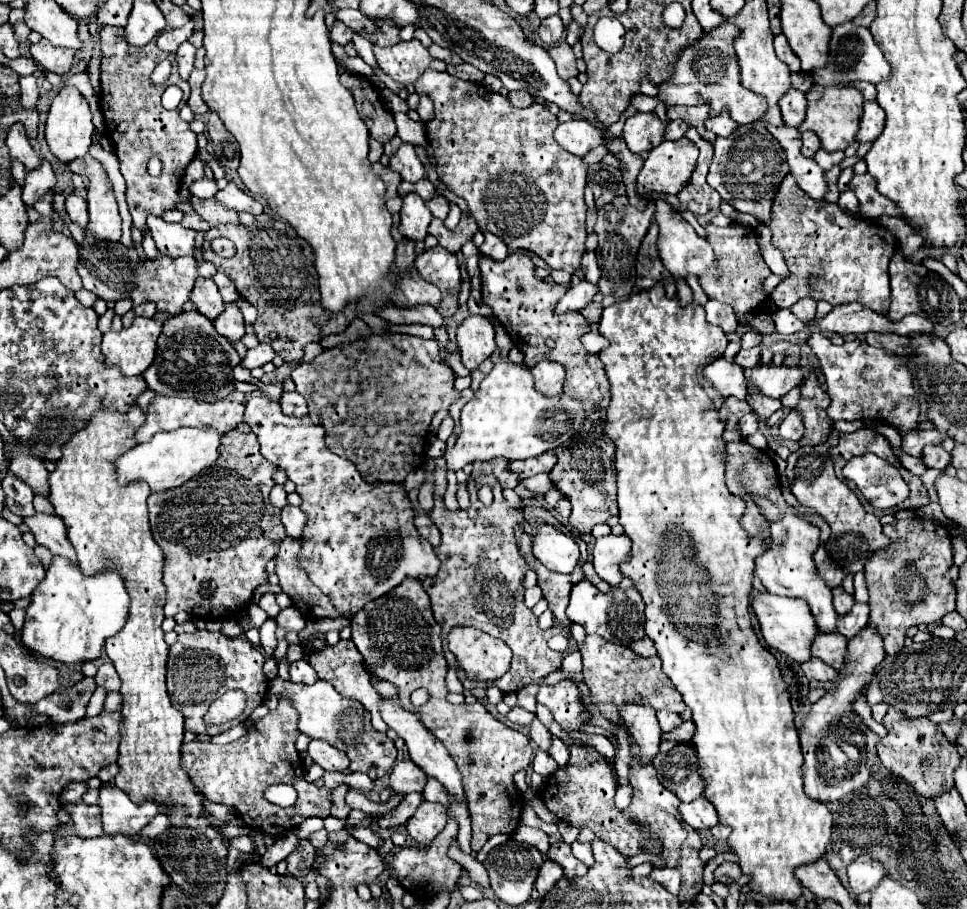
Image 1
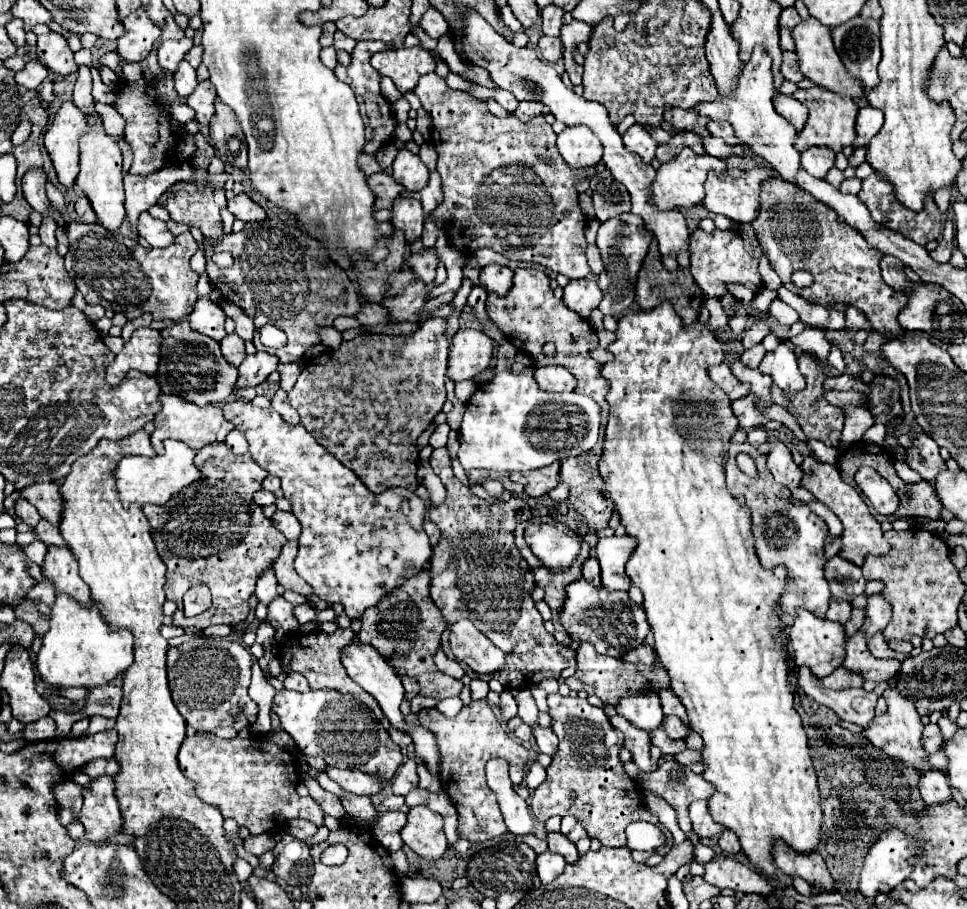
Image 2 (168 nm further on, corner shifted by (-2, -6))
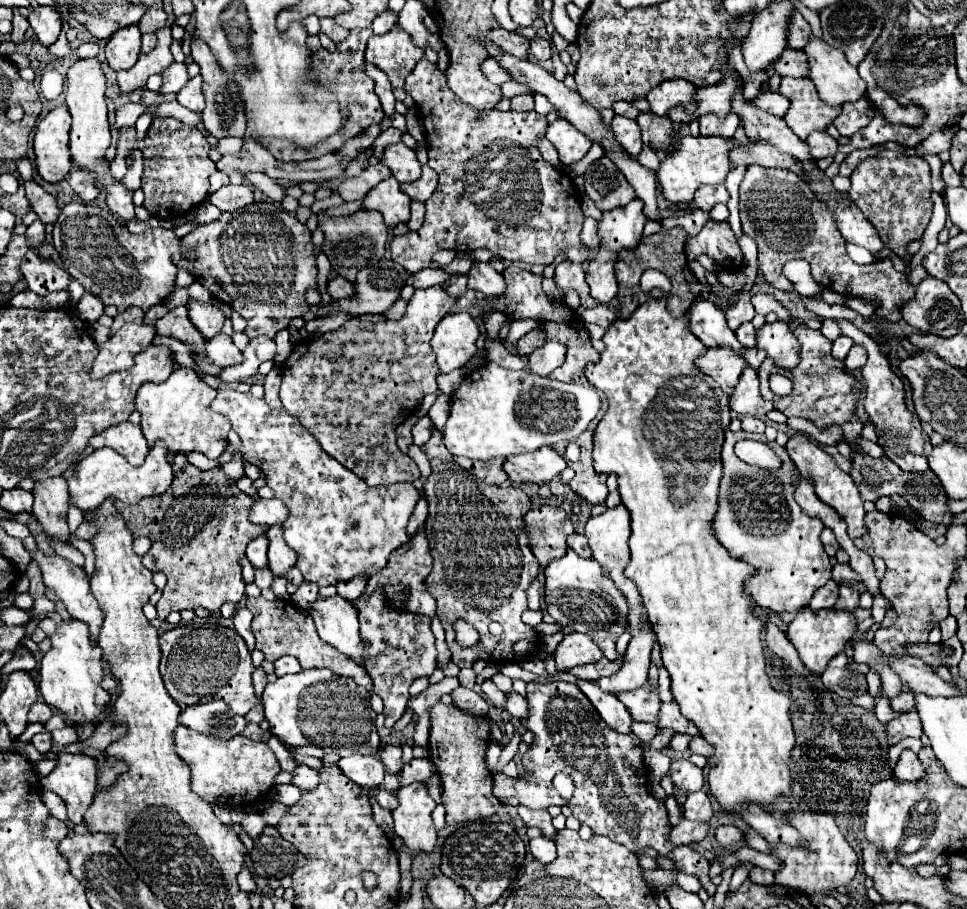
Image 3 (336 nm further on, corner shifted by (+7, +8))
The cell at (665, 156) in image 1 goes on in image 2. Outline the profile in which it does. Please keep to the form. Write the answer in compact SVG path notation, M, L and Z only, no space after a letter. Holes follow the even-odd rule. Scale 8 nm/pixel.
M683 148L681 154L677 158L673 158L667 164L661 164L657 170L657 180L653 182L651 190L651 202L661 208L661 210L673 210L673 208L689 208L689 206L697 206L703 200L703 184L707 180L709 172L721 174L725 172L725 162L709 156L709 154L695 154L691 148Z

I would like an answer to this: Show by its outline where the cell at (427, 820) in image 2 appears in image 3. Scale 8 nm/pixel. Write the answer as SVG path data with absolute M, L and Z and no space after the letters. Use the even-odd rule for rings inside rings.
M422 782L402 786L398 792L398 808L392 812L394 832L414 852L432 852L436 846L436 828L432 810L436 802L430 798Z

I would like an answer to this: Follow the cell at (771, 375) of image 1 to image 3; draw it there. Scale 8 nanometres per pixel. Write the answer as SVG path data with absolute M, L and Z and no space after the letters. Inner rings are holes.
M774 322L762 326L756 332L756 348L764 350L768 358L784 370L792 370L800 362L798 342L788 322Z

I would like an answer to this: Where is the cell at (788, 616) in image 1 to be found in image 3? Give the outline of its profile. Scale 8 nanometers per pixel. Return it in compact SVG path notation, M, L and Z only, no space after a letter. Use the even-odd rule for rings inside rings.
M802 608L800 612L796 612L794 620L788 624L786 636L788 640L794 644L794 648L798 650L802 662L814 670L816 674L822 674L824 668L828 666L828 662L840 654L844 650L844 644L850 642L852 634L856 630L852 612L838 612L838 610L820 610L818 614L810 608Z

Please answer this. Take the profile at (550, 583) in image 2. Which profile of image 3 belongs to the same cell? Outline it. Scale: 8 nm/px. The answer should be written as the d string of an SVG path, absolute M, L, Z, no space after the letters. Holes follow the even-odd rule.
M534 506L524 516L524 530L532 554L544 568L548 562L566 554L566 538L574 532L574 524L560 506Z

